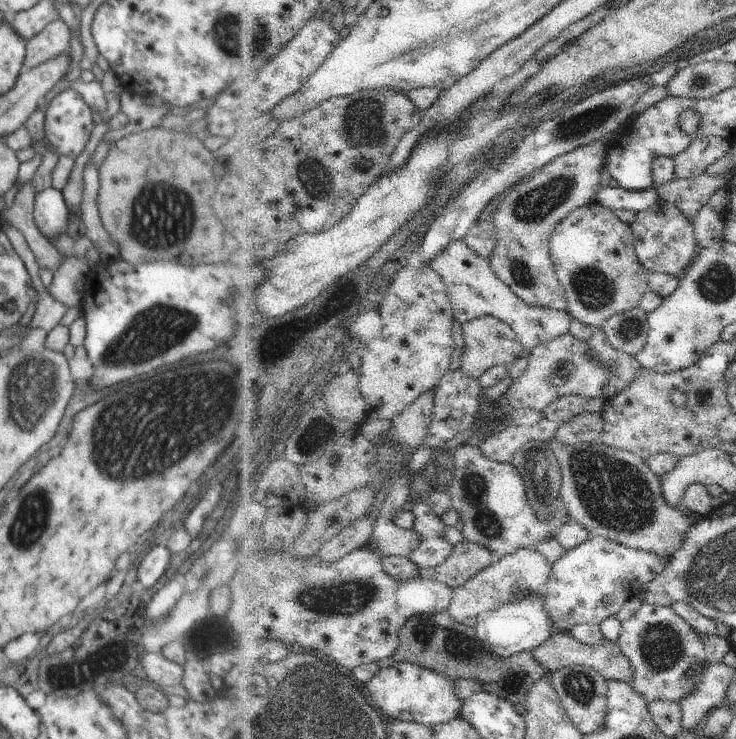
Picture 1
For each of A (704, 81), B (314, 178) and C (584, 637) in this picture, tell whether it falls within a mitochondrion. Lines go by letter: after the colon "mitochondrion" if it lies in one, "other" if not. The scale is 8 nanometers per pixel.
A: mitochondrion
B: mitochondrion
C: other

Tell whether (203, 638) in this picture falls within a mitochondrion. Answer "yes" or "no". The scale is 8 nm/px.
yes

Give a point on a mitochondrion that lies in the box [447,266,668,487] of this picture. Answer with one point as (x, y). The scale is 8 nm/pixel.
(629, 327)

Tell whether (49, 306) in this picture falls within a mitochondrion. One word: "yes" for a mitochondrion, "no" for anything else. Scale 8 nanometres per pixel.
no

